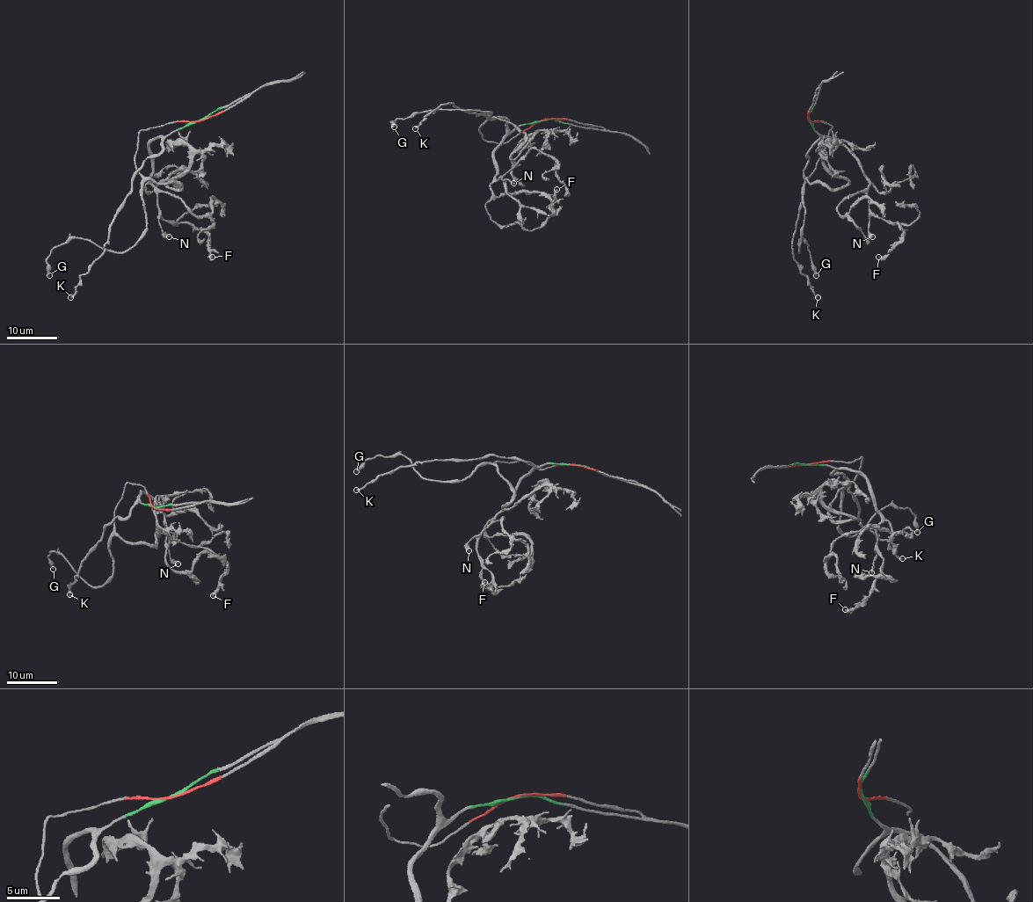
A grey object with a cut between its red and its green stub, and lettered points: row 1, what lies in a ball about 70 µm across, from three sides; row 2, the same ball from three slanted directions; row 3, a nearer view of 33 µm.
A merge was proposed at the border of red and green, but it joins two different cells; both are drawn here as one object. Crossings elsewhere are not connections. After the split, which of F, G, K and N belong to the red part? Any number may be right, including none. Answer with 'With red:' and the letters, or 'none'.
With red: G

